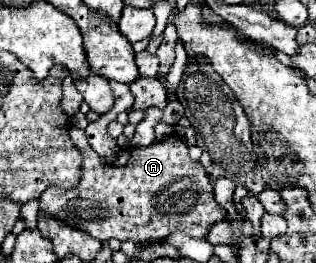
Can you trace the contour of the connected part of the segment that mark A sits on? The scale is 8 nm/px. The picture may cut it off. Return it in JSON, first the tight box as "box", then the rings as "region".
{"box":[40,129,226,243],"region":[[[70,129],[72,141],[80,147],[84,157],[84,171],[82,181],[78,187],[70,191],[62,189],[48,189],[40,195],[40,209],[48,211],[56,219],[62,219],[64,223],[78,227],[86,231],[88,235],[104,241],[104,239],[120,239],[120,241],[134,241],[134,243],[146,243],[146,241],[160,241],[166,239],[174,231],[182,231],[190,237],[204,239],[210,231],[210,227],[218,221],[226,219],[226,211],[214,201],[214,189],[212,181],[206,175],[204,167],[188,157],[188,147],[178,137],[156,141],[148,147],[128,147],[130,151],[124,151],[118,155],[118,159],[106,163],[90,147],[86,133],[82,129]]]}

